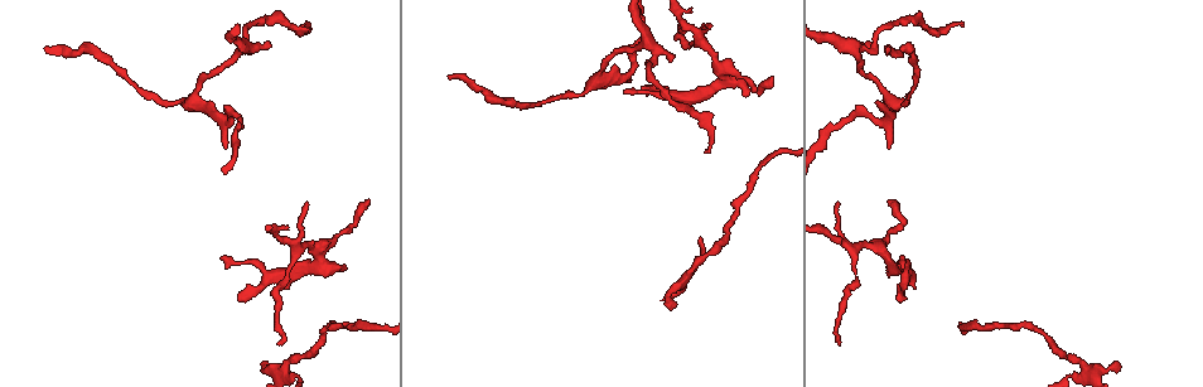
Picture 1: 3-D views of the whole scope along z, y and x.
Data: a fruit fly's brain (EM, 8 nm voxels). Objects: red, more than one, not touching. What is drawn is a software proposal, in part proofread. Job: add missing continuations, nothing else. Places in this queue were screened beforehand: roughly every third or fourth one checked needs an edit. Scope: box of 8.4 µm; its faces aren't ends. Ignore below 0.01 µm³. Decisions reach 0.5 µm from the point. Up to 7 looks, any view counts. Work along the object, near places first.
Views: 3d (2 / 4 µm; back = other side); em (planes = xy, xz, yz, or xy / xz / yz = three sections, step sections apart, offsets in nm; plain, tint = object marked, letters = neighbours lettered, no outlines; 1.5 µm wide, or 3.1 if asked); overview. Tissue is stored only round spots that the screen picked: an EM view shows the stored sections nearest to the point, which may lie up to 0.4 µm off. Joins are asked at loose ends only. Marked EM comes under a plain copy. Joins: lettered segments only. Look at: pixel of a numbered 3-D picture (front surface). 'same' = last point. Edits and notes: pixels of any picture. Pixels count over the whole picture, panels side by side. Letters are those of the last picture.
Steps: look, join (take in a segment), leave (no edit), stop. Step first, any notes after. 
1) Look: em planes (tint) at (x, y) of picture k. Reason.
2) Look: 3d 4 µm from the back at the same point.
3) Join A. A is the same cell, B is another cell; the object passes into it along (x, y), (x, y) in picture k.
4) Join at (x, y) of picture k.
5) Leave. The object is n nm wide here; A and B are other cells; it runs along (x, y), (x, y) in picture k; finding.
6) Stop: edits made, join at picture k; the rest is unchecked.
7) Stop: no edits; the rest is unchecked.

Look: 3d 4 µm at (898, 300) of picture 1. Free end.

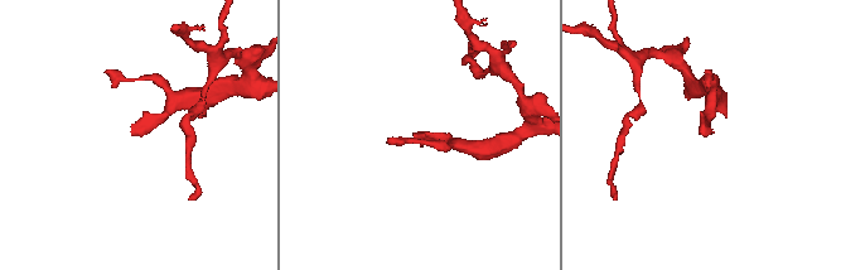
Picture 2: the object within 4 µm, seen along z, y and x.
Look: em planes (letters) at (414, 135) of picture 2. Shape alone is not enough.

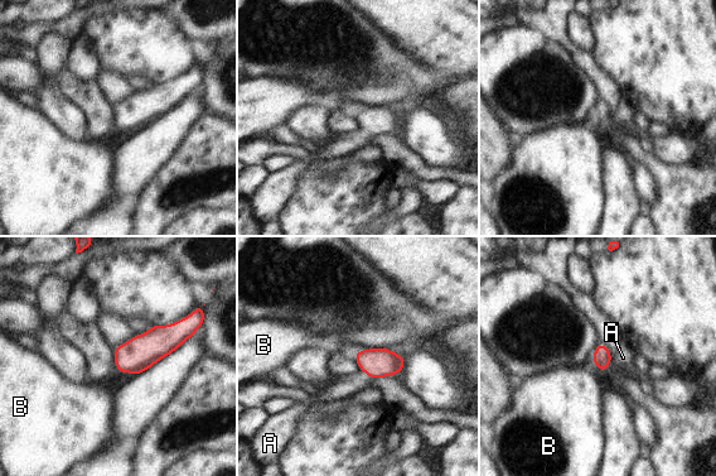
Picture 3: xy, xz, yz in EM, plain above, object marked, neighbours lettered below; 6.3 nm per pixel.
Join A. A is the same cell, B is another cell; the object passes into it along (376, 362), (366, 373), (346, 386) in picture 3; the neuron continues.

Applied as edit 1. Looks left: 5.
Look: em planes (letters) at (224, 146) of picture 1. Tapers out.

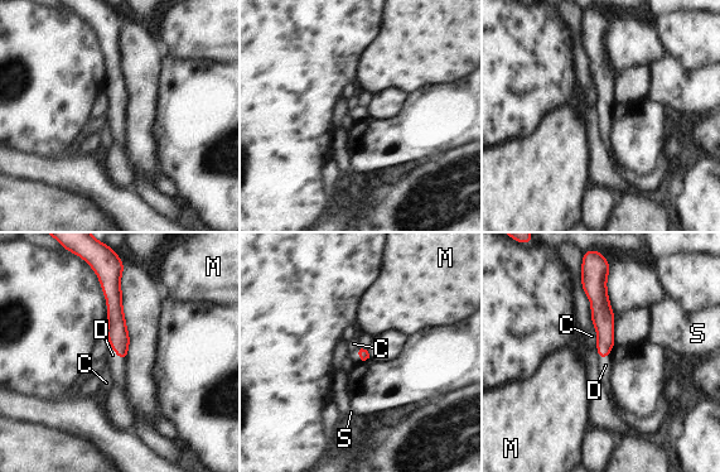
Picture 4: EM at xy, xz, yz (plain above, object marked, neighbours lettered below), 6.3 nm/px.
Join D. D is the same cell, C, M and S are other cells; the object passes into it along (116, 332), (116, 352), (117, 367) in picture 4; it goes on there.

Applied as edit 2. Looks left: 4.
Look: em planes (letters) at (267, 370) of picture 1. An open end.

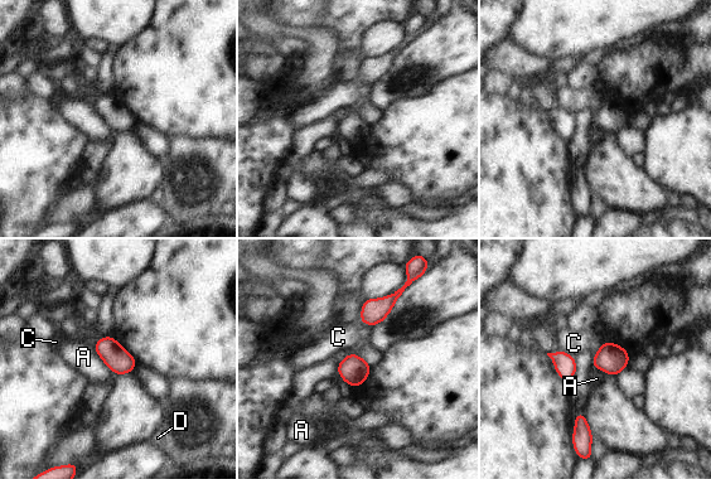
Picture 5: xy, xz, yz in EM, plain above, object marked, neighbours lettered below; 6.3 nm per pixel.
Leave. The object is 160 nm wide here; A, C and D are other cells; a border runs along (92, 347), (114, 372) in picture 5; no lettered segment goes on from it.

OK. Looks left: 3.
Stop: edits made, join at picture 3, join at picture 4; the rest is unchecked.

